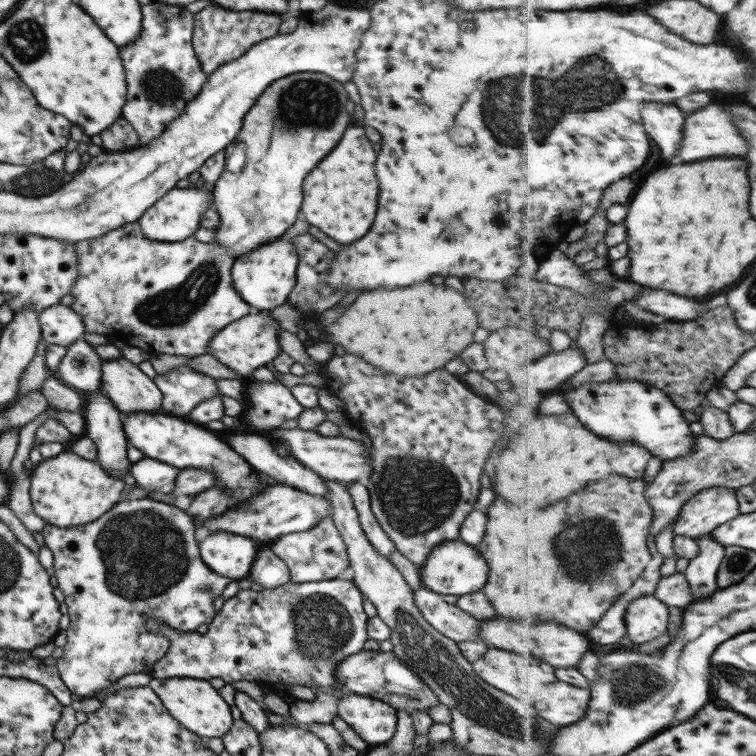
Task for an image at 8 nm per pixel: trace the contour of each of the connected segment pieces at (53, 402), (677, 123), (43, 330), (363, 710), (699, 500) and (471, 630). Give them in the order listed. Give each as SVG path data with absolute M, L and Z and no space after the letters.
M55 376L45 380L41 384L39 392L43 394L48 405L68 414L79 413L84 403L82 393L64 385L63 381L55 378Z
M647 102L647 106L643 106L642 120L646 132L653 136L665 158L673 158L683 142L683 110L679 110L675 104Z
M57 303L38 312L40 338L47 344L68 347L73 341L81 340L85 332L83 321L70 306Z
M347 694L335 701L336 716L367 744L383 745L393 736L396 708L375 698Z
M709 487L700 490L684 505L674 528L675 535L699 537L711 535L741 513L735 487Z
M425 588L413 592L415 607L422 618L453 642L479 642L478 622L458 607L447 604L443 598Z

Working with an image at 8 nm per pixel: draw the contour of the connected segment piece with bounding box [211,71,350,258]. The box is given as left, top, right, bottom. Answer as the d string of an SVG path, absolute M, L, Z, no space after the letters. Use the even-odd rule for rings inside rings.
M307 71L288 74L274 80L243 116L241 130L234 142L223 149L223 171L212 188L212 205L219 215L218 227L213 230L213 244L223 246L233 258L261 244L269 244L284 236L295 222L301 204L301 182L315 164L331 152L343 130L349 126L349 112L345 109L348 96L343 85L323 73ZM231 154L243 154L245 158L233 158Z

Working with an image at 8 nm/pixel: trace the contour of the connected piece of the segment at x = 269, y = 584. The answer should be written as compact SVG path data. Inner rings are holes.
M257 544L256 557L252 562L248 577L263 589L273 589L289 581L288 568L265 544Z

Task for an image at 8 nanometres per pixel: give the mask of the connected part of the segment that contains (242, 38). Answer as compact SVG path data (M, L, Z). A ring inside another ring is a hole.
M212 3L193 13L192 49L200 64L200 69L211 74L218 66L239 58L250 46L256 42L277 35L281 16L265 14L259 11L232 11Z

